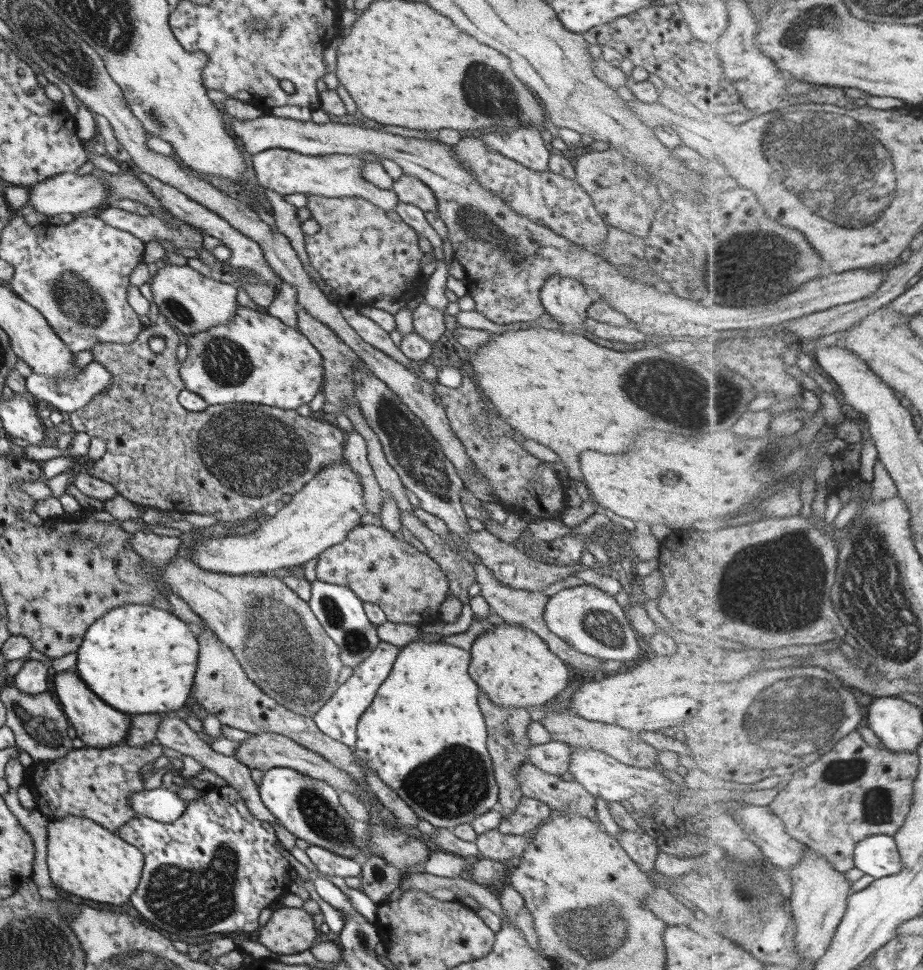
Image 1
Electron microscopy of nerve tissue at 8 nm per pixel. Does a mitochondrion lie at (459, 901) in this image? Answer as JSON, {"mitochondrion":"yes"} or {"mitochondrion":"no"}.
{"mitochondrion":"no"}

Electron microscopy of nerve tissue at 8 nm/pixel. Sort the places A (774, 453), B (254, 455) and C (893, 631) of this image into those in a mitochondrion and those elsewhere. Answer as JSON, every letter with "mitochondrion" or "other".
{"A":"mitochondrion","B":"mitochondrion","C":"mitochondrion"}

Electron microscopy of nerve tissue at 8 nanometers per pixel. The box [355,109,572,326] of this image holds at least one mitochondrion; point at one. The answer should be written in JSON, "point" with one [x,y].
{"point":[483,228]}

